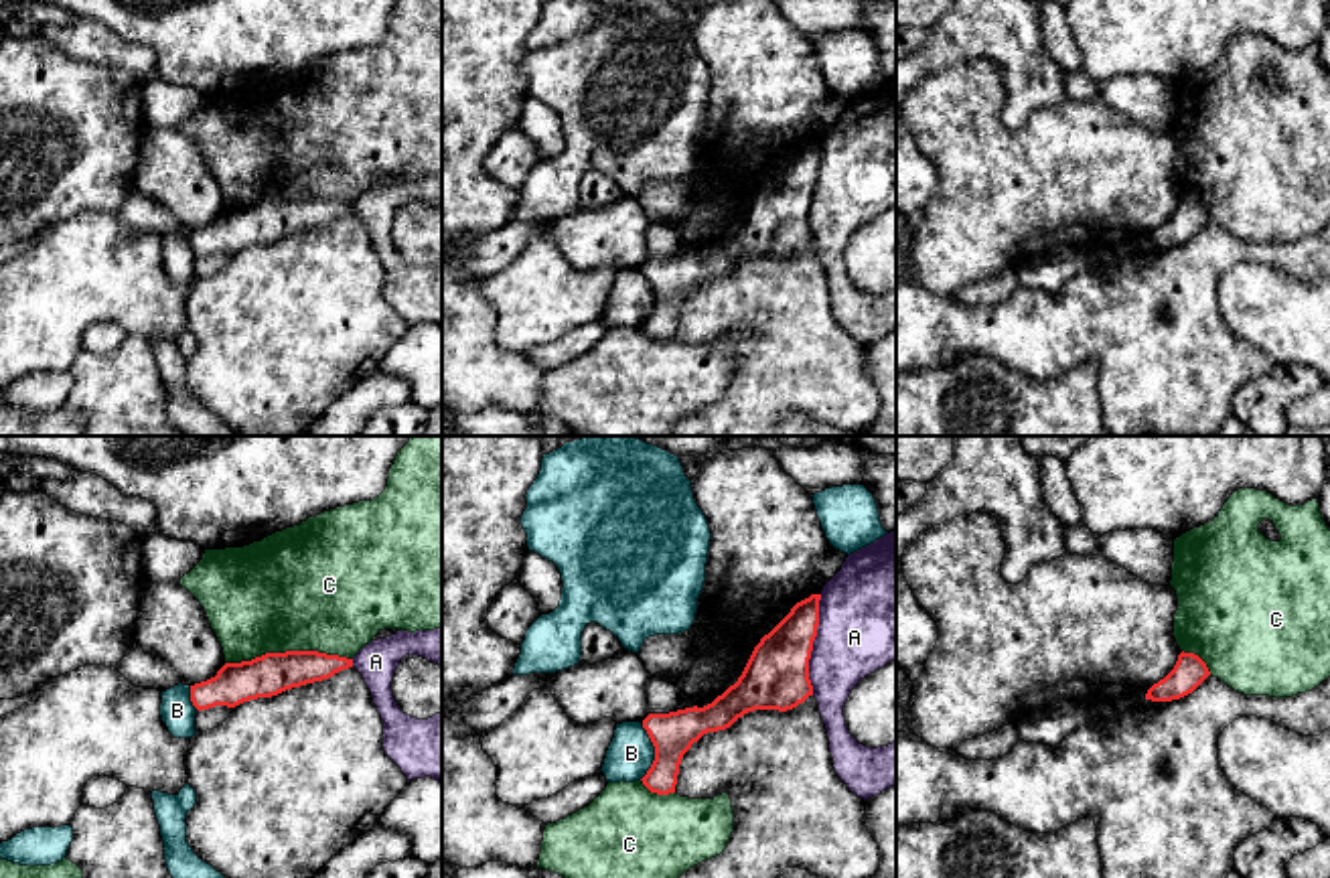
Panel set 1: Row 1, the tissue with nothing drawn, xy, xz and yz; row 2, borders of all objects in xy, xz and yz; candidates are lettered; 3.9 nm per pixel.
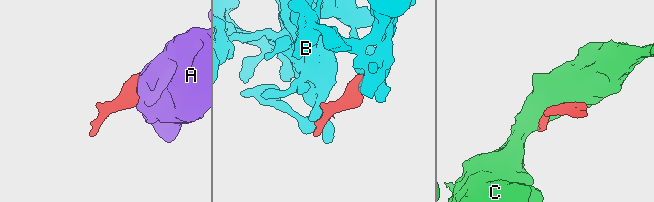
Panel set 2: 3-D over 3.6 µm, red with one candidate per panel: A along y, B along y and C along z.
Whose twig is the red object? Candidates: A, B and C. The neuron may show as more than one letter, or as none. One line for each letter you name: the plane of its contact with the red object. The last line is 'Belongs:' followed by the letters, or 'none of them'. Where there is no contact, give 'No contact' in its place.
Belongs: none of them

